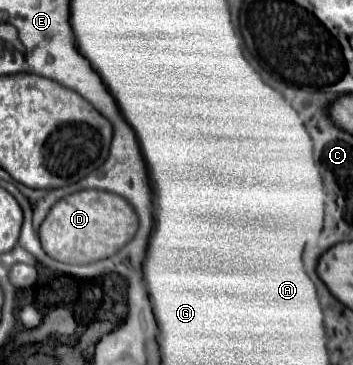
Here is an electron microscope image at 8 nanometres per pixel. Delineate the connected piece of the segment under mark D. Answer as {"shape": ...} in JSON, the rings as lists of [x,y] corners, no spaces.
{"shape":[[[80,190],[64,196],[50,208],[38,228],[38,238],[50,258],[64,264],[90,264],[116,254],[132,240],[136,228],[136,212],[124,198],[102,190]]]}

